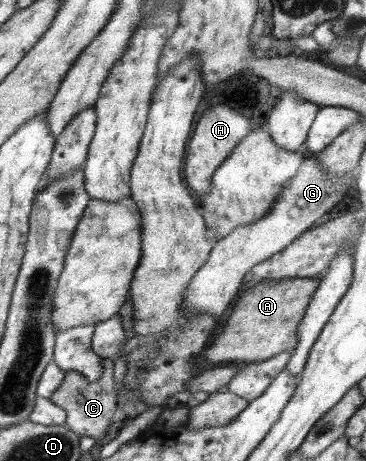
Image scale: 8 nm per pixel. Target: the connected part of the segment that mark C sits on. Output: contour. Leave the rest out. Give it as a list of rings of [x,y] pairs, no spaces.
[[[105,357],[104,359],[104,376],[98,382],[90,382],[85,374],[78,370],[67,371],[67,377],[60,390],[54,394],[52,400],[68,411],[69,426],[76,431],[81,437],[91,436],[100,441],[112,426],[115,419],[120,417],[121,411],[118,401],[119,385],[114,380],[113,359]]]

